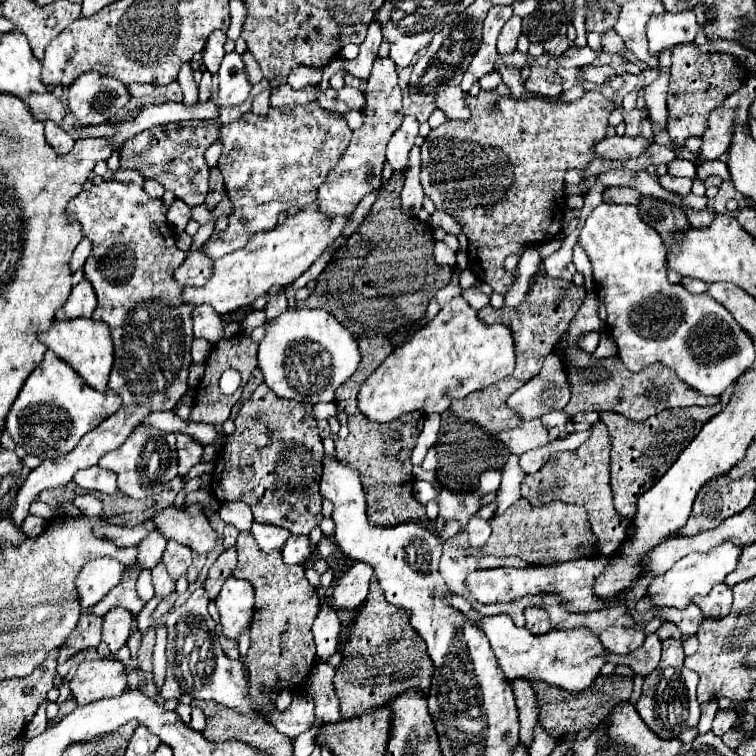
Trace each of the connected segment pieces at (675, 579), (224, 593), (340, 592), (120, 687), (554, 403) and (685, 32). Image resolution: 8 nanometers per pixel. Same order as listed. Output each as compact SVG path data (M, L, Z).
M723 542L715 548L711 548L707 554L691 554L689 558L681 558L665 576L653 580L647 586L647 596L651 598L653 604L657 606L673 606L673 608L685 608L695 594L705 596L705 592L709 592L717 582L723 582L723 578L735 570L739 554L741 554L743 546L735 544L735 542Z
M233 576L225 580L215 604L219 608L223 634L227 638L237 640L239 632L251 624L253 610L255 610L253 596L255 596L253 586L249 582L237 580Z
M357 562L351 568L347 568L347 572L343 572L333 586L331 606L335 610L355 610L355 608L359 608L359 604L367 596L371 576L373 576L373 568L369 568L363 562Z
M103 658L81 662L69 686L77 704L91 704L93 700L121 696L129 688L127 678L123 662Z
M551 352L541 372L507 398L507 406L513 408L521 420L535 420L553 410L563 410L569 396L571 392L561 358Z
M693 10L653 14L651 20L647 22L647 42L649 52L653 52L653 56L659 56L663 50L675 44L691 42L695 34L697 34L697 20Z

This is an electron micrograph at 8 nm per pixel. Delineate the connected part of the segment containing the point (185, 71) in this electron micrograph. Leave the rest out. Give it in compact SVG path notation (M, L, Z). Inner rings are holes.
M187 62L181 66L177 80L179 80L183 92L183 104L197 103L198 86L193 78L193 70L191 70L191 66Z

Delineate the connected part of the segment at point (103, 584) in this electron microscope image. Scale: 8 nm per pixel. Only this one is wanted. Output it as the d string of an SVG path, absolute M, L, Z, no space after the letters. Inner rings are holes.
M97 558L85 564L85 568L77 576L81 606L91 608L99 600L103 600L105 594L121 582L123 570L125 566L121 562L109 558Z

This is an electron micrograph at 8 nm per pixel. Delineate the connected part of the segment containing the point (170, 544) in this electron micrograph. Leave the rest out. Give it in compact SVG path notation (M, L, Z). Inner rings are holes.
M167 540L167 548L163 552L161 562L165 564L169 576L173 580L179 580L187 572L187 568L191 566L191 558L193 558L193 552L187 546L173 542L173 540Z

